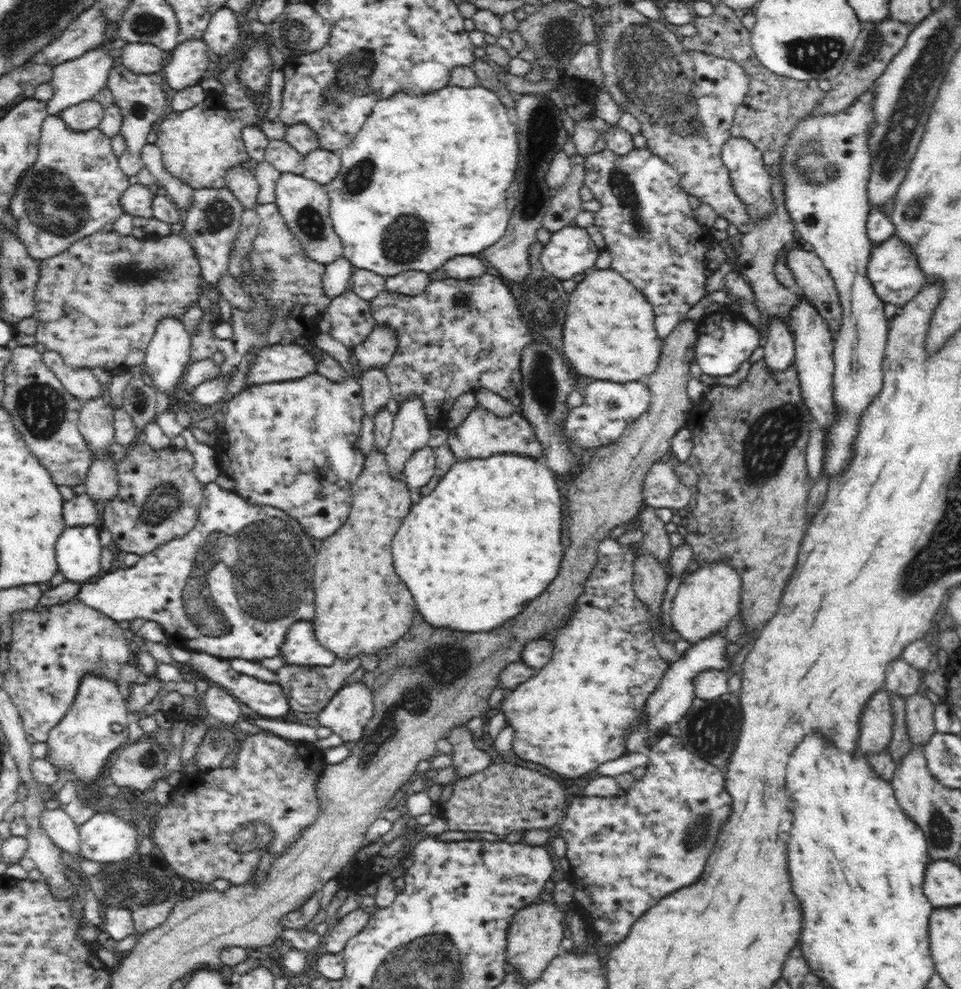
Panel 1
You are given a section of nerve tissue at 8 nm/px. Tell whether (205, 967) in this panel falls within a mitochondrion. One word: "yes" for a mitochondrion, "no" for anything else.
no

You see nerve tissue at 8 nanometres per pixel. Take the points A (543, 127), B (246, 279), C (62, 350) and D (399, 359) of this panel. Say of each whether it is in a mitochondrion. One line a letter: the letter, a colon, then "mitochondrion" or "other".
A: mitochondrion
B: other
C: other
D: other

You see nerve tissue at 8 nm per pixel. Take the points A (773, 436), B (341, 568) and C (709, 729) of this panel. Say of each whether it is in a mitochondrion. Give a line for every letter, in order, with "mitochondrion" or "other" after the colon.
A: mitochondrion
B: other
C: mitochondrion

